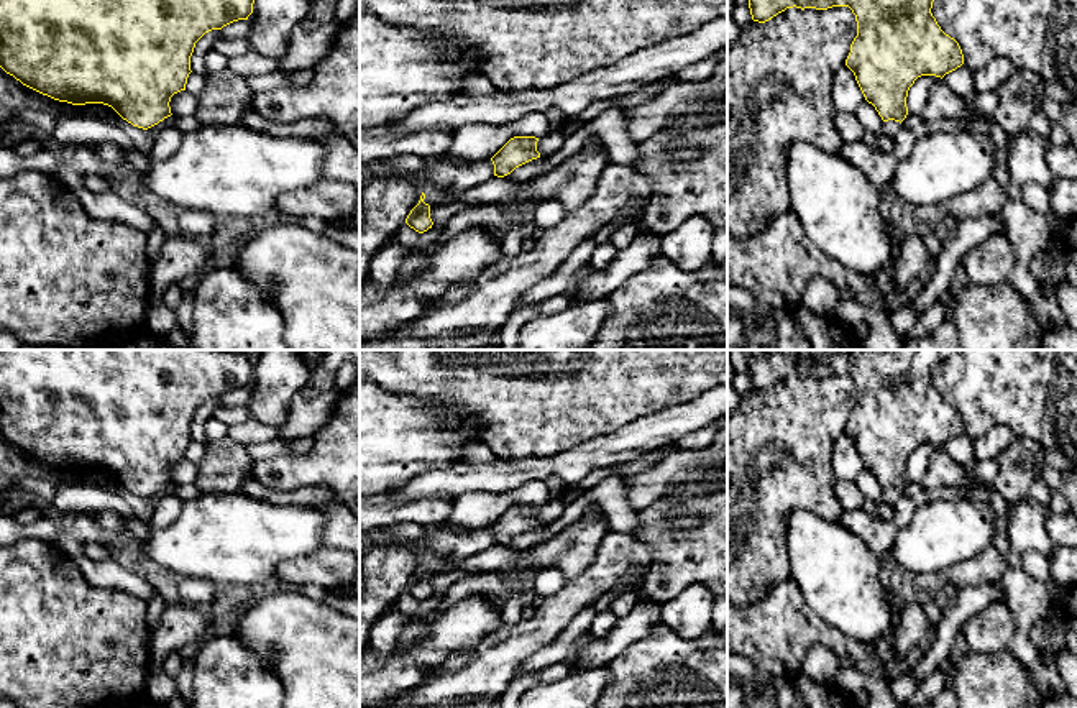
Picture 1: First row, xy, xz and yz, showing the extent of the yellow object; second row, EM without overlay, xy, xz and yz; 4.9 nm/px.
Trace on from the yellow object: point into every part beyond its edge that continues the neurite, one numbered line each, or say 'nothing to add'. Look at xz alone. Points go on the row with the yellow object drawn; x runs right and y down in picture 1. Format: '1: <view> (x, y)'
nothing to add

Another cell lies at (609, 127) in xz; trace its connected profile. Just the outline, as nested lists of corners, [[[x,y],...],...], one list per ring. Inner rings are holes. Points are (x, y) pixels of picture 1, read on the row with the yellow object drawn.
[[[611,108],[566,136],[561,148],[552,156],[532,159],[504,177],[519,186],[547,174],[576,154],[591,135],[598,135],[603,140],[611,163],[630,164],[640,156],[639,145],[627,135],[624,110]]]

